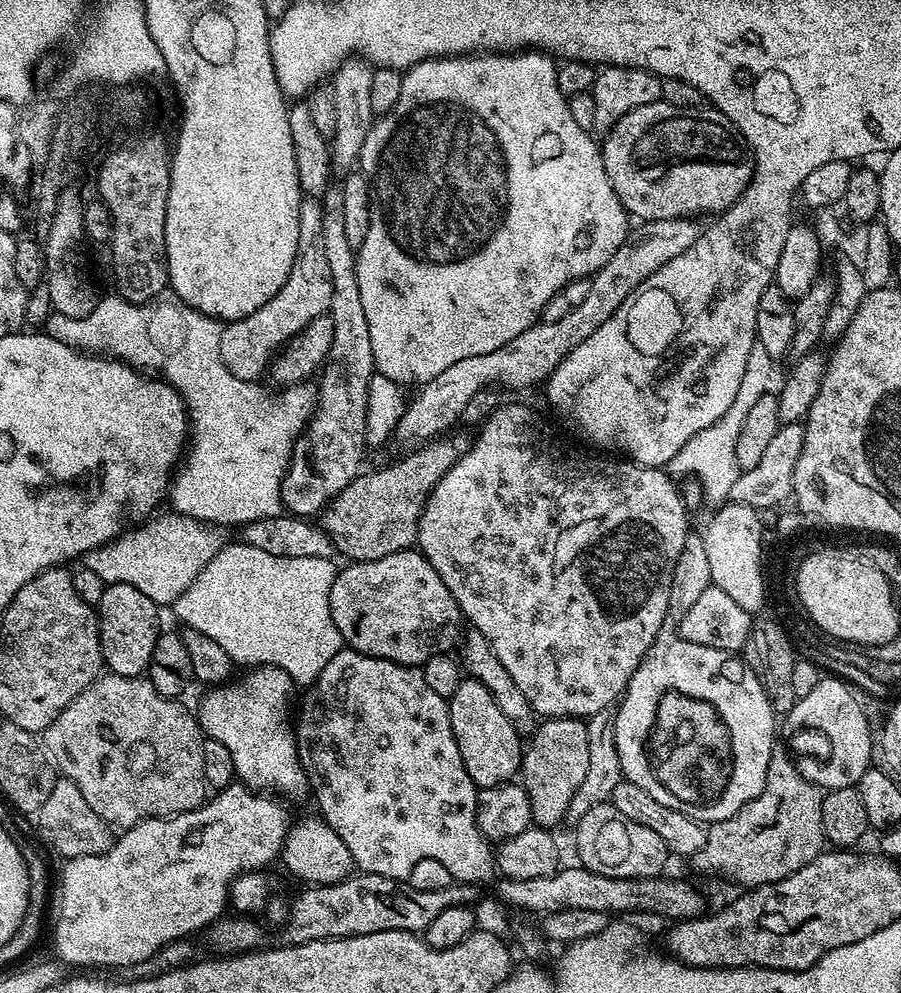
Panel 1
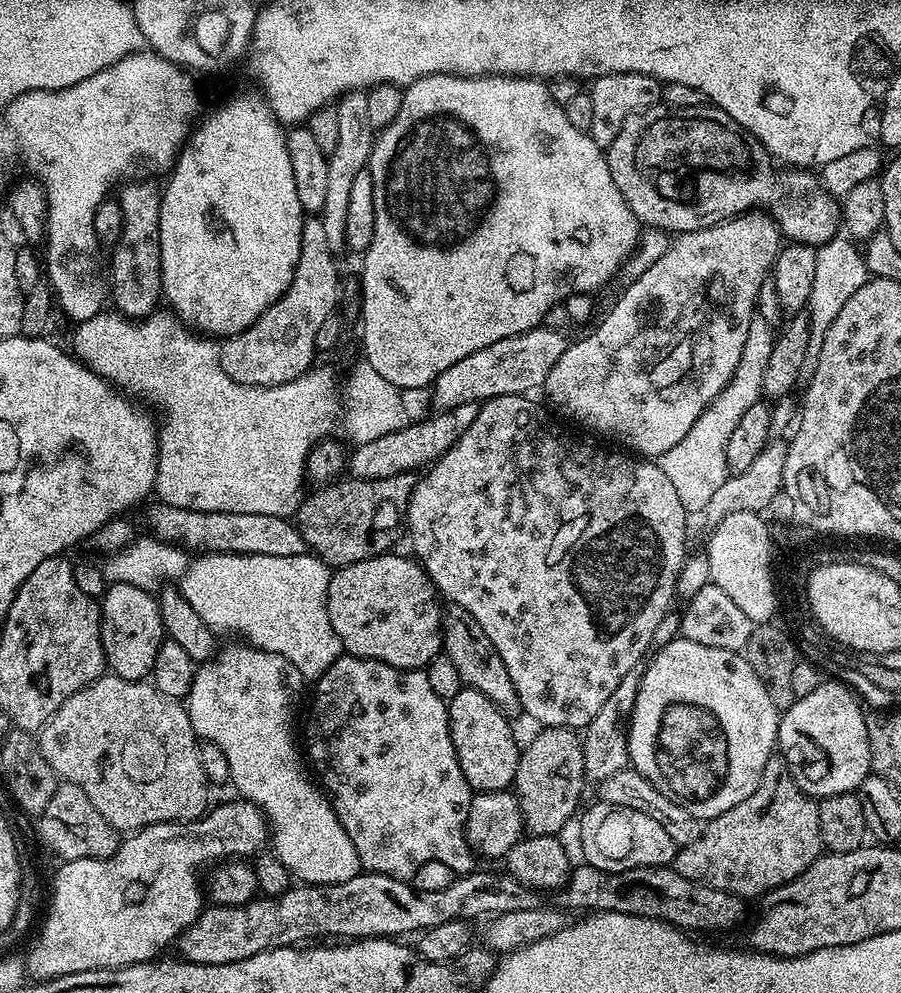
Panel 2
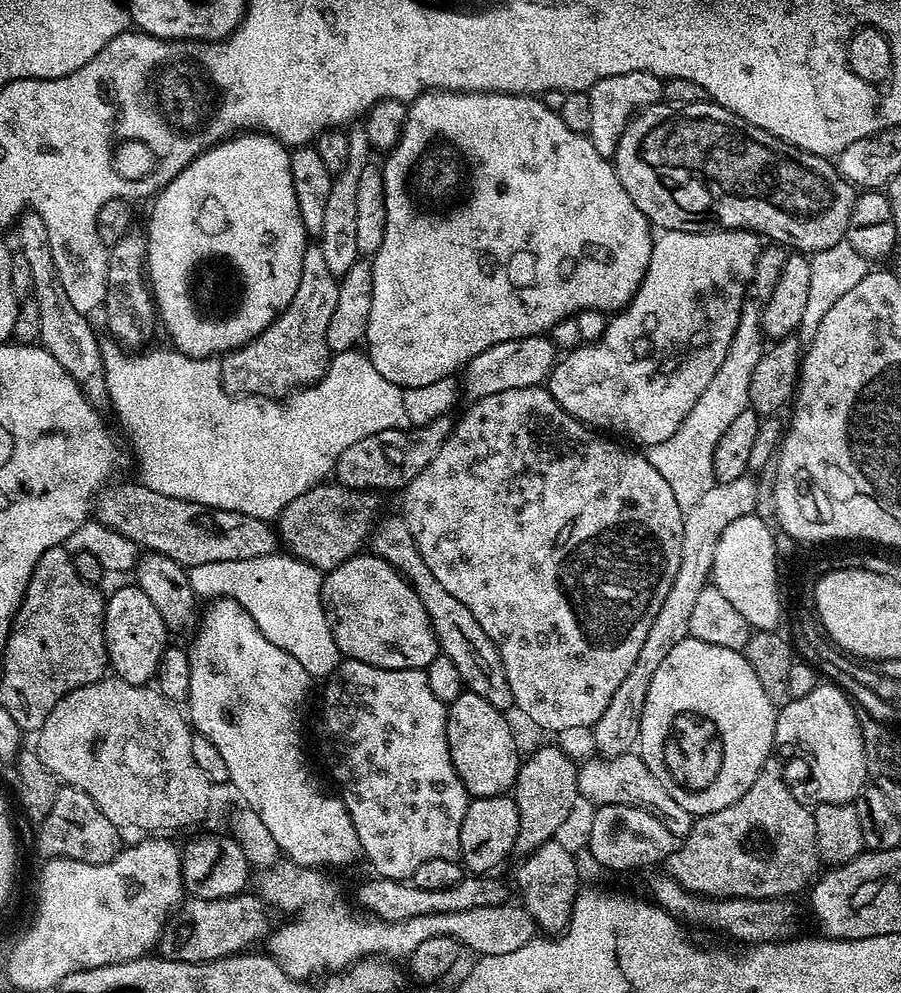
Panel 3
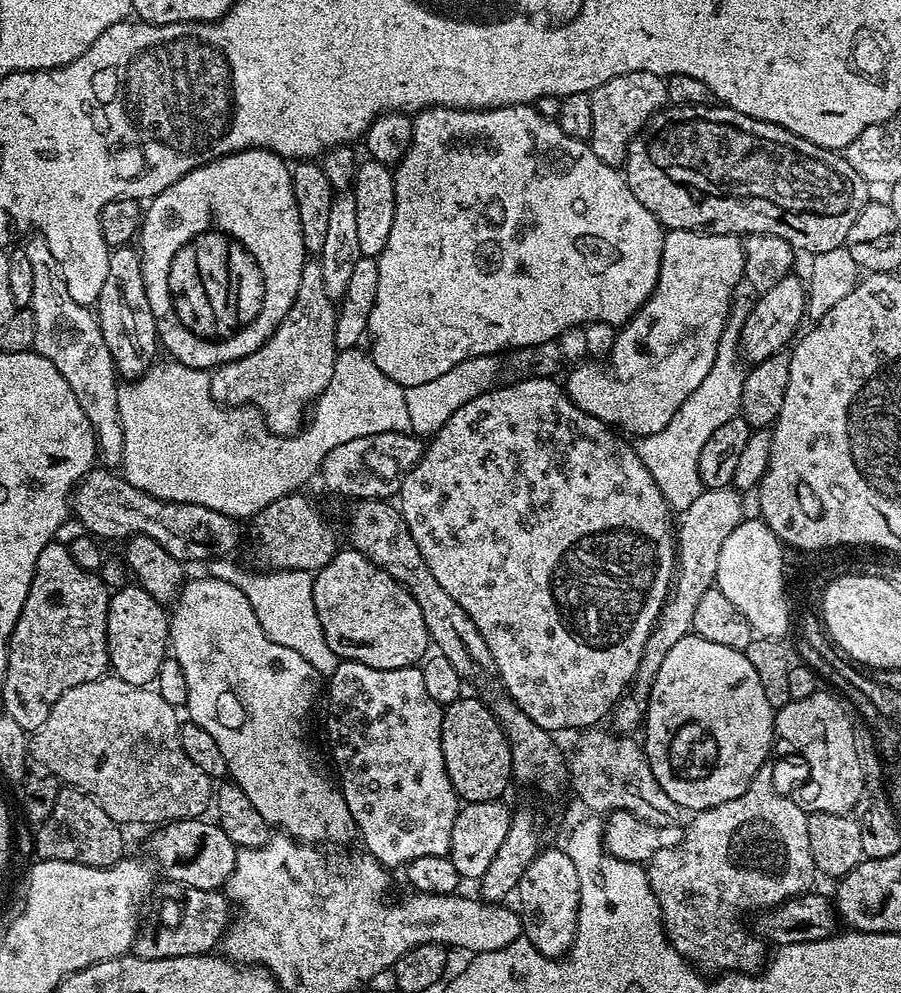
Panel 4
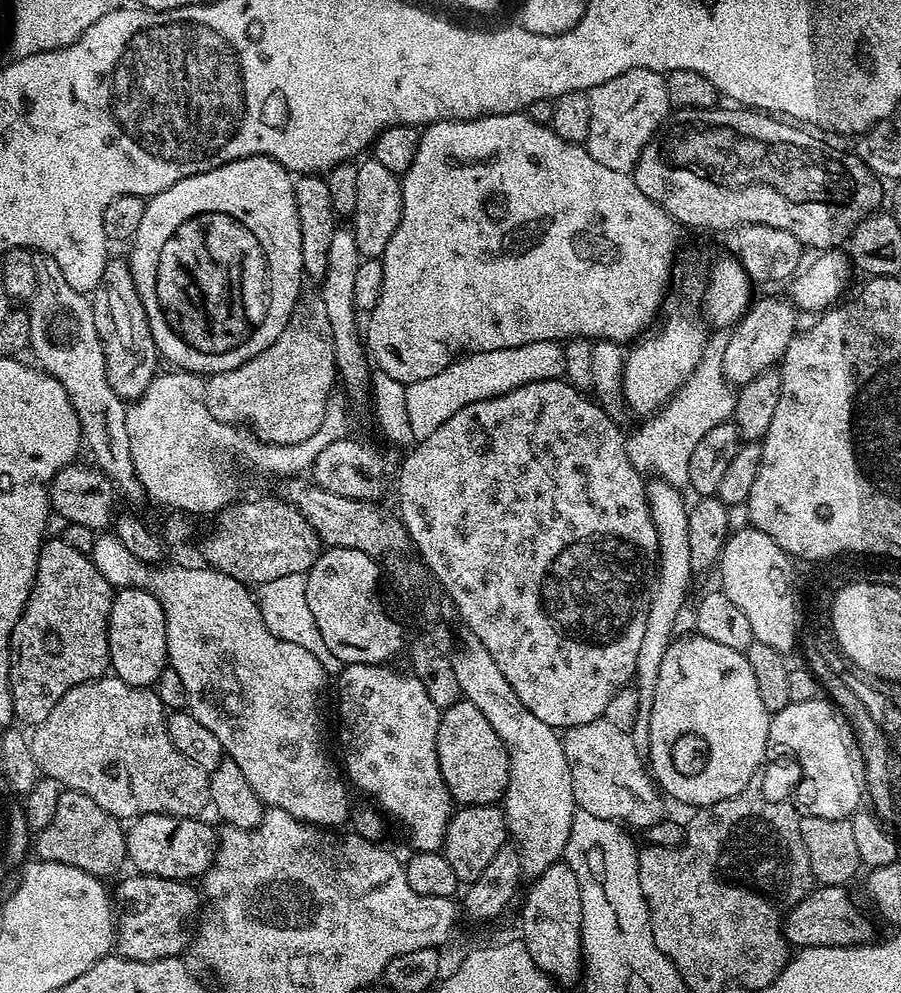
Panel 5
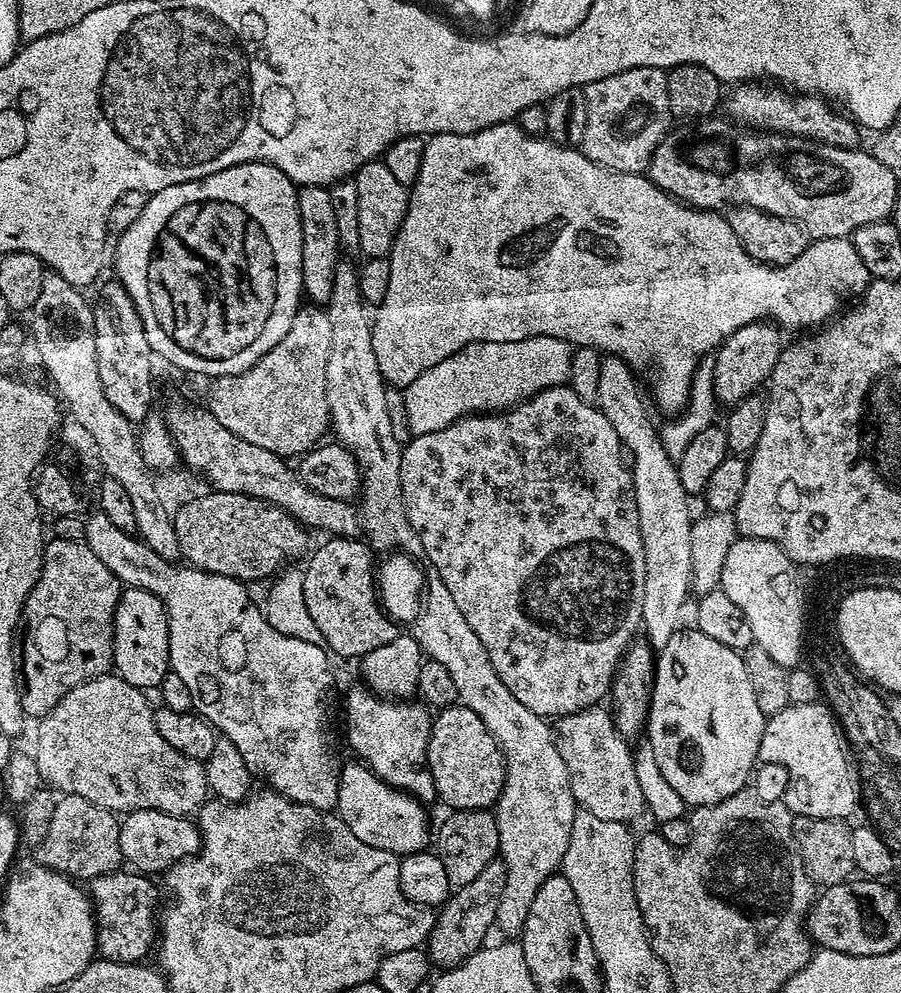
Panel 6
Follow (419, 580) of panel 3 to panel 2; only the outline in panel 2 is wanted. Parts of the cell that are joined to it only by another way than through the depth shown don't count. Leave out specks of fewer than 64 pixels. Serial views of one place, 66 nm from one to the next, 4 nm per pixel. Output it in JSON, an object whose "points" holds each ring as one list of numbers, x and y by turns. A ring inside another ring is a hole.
{"points":[[455,606,449,609,449,612,447,609,442,616,443,655,448,656,450,662,454,662,458,678,462,678,465,688,473,688,486,694,486,698,490,698,490,702,498,706,503,716,519,717,522,709,518,690,514,690,514,682,510,682,510,674,506,674,506,665,502,658,498,658,498,650,494,650,494,642,486,638,486,630,482,630,482,626,478,626,478,622,474,622,474,618,466,610]]}

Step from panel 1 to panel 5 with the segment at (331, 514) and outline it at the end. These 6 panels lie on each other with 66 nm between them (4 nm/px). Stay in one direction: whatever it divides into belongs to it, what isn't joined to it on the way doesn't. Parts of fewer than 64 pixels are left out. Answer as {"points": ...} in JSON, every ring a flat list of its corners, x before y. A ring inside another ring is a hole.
{"points":[[279,498,242,500,215,513,216,529,200,544,203,563,249,586,274,582,286,574,308,573,321,554,322,543,299,510]]}

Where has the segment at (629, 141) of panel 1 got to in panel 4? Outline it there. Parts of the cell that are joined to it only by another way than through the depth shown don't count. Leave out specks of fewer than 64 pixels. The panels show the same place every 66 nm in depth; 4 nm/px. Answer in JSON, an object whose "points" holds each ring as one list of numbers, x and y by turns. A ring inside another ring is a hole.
{"points":[[703,104,697,108,665,107,655,116,651,116,646,127,632,139,628,147,628,157,624,159,622,165,622,171,630,190,634,190,634,198,638,198,638,202,642,202,642,206,646,206,646,210,650,210,650,214,654,214,660,219,665,229,677,228,687,232,709,232,719,236,739,236,741,238,754,234,774,234,774,238,786,238,786,242,790,242,790,246,800,254,804,254,804,252,815,254,844,247,844,239,850,226,854,226,854,218,858,218,858,214,862,214,862,210,870,202,868,181,862,178,862,174,858,174,858,170,854,170,854,166,850,166,848,159,839,151,823,148,814,142,806,142,806,138,798,138,798,134,794,134,782,126,762,122,758,118,750,118,727,106]]}

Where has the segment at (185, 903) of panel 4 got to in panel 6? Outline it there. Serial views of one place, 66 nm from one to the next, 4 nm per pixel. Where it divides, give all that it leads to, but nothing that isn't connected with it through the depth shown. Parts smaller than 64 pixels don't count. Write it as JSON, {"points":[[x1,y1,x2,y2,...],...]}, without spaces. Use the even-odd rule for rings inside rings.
{"points":[[135,870,102,874,91,880,90,899,96,917,96,950,103,959,123,964,139,964,151,948,153,951,158,940,161,889,156,889,148,880,151,879,147,875]]}

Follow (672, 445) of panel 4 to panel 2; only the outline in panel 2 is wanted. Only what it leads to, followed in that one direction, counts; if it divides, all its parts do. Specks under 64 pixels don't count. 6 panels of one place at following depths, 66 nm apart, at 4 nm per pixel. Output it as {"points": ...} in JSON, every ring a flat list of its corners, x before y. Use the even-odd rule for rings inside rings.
{"points":[[759,315,753,316,750,330,746,330,746,346,742,346,742,358,738,358,738,366,728,385,720,391,714,402,710,402,698,422,686,430,686,438,682,438,678,446,670,446,666,454,658,457,662,474,670,478,684,511,689,514,703,513,706,502,710,502,710,498,718,491,718,486,728,480,730,473,726,466,726,442,730,442,730,434,734,434,742,414,746,414,750,406,761,403,762,378,766,374,766,365,770,362,773,339,773,325]]}

